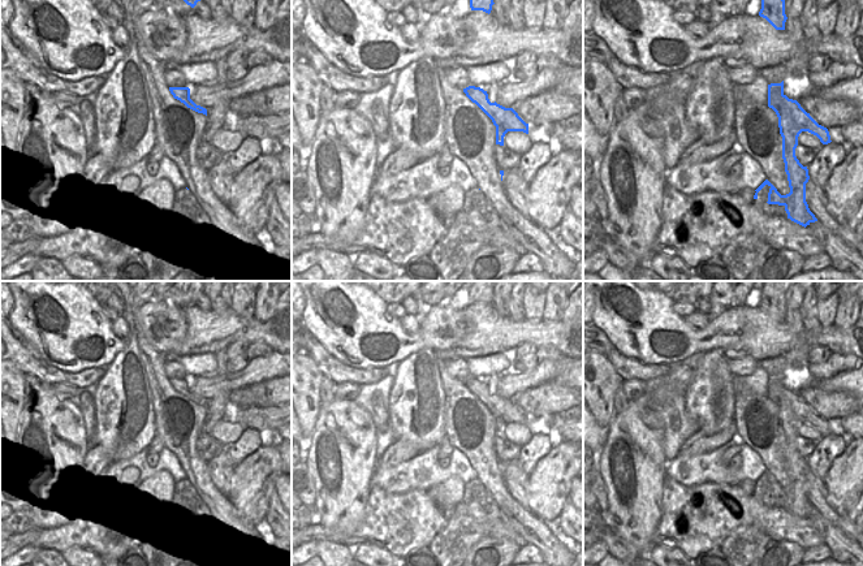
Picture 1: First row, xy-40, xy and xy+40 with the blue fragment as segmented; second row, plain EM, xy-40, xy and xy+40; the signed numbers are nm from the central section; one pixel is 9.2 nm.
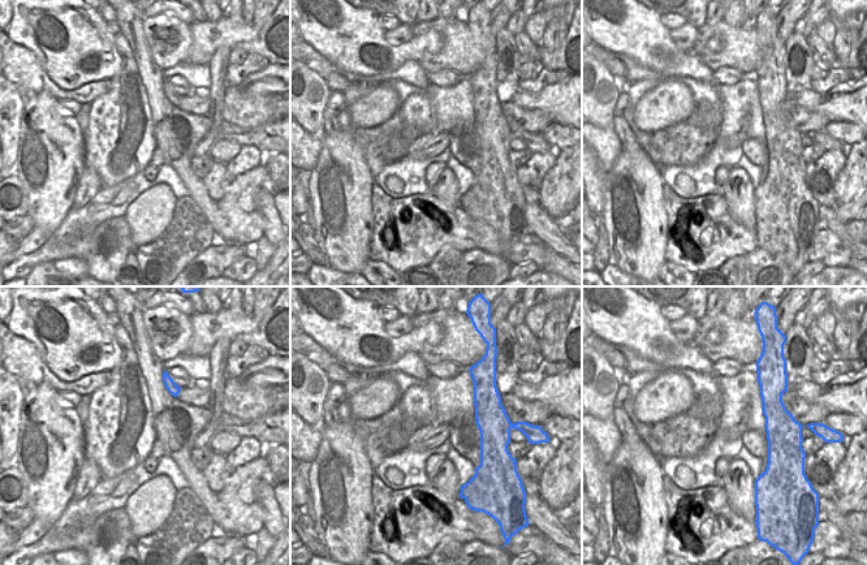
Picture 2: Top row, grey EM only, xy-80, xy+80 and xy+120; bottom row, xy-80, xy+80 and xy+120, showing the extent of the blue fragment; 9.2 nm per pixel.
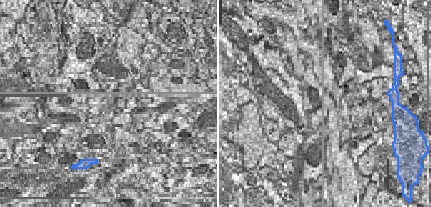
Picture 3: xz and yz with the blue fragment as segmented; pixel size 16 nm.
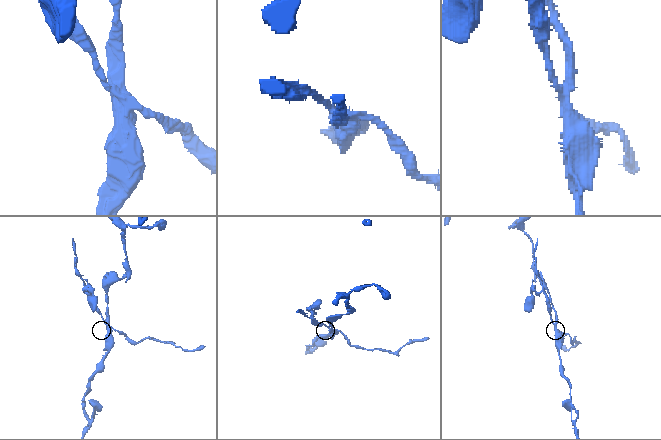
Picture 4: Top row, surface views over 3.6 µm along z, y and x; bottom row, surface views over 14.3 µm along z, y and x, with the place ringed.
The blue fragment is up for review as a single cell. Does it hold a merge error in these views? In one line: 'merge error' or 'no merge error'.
merge error

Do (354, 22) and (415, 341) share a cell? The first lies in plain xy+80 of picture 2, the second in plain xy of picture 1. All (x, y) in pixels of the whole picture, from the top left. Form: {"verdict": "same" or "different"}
{"verdict": "same"}

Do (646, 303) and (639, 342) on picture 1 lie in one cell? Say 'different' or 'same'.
same

